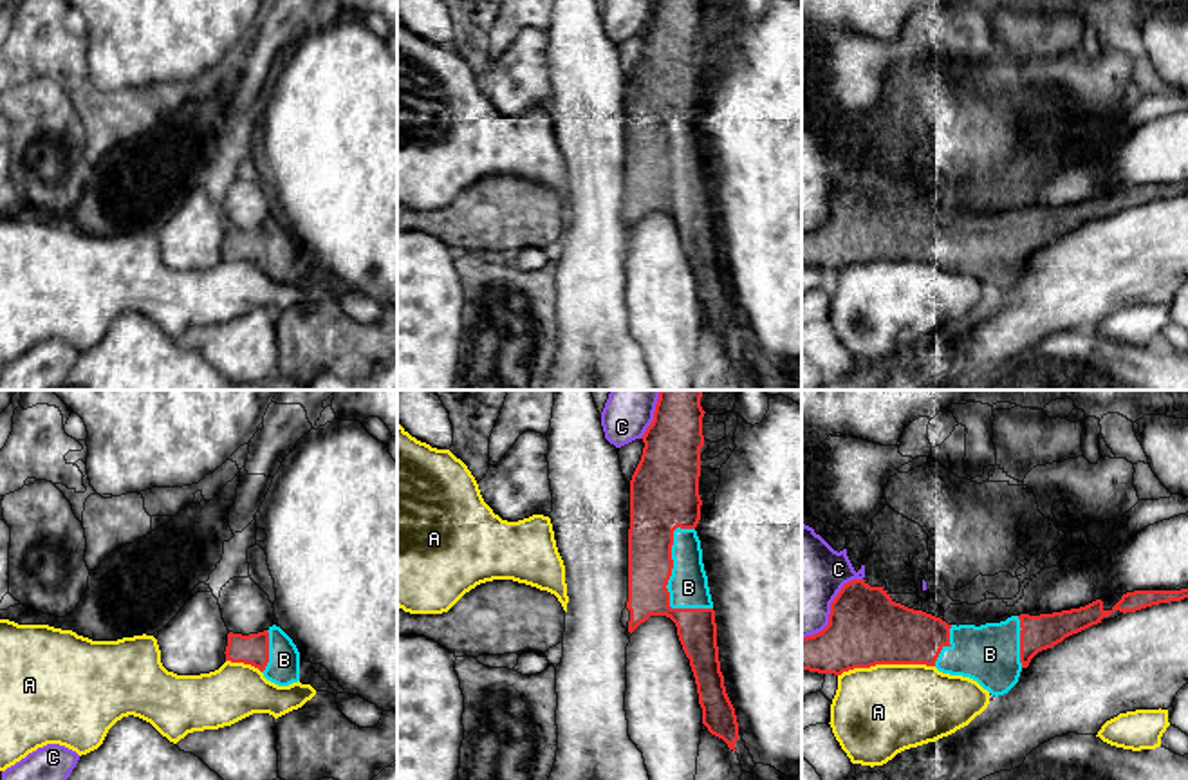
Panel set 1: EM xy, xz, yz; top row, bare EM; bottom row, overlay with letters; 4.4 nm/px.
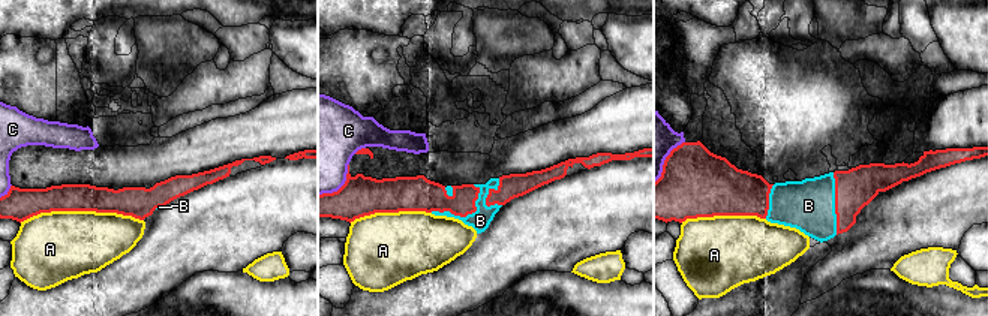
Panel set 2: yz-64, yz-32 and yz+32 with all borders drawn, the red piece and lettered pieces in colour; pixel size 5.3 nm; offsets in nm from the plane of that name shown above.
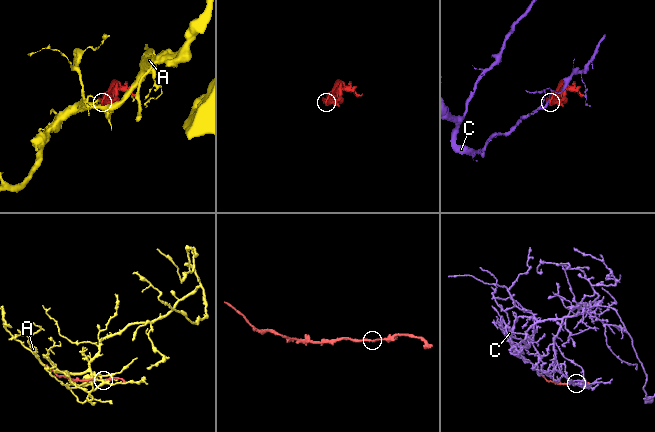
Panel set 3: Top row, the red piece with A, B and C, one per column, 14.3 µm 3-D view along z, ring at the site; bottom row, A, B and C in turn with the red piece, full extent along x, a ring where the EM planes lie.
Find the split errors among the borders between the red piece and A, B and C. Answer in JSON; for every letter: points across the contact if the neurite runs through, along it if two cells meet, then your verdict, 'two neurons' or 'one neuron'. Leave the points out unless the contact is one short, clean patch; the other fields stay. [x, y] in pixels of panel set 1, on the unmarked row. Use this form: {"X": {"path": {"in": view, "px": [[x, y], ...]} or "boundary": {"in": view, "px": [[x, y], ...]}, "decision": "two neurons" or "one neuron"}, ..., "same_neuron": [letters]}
{"A": {"decision": "two neurons"}, "B": {"decision": "one neuron"}, "C": {"decision": "two neurons"}, "same_neuron": ["B"]}

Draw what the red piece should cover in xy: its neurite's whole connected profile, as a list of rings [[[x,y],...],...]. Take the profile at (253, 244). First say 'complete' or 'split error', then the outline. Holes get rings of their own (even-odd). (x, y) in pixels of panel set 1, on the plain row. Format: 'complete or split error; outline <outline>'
split error; outline [[[276,220],[258,229],[227,229],[226,256],[258,264],[278,282],[300,276],[300,247],[292,235]]]

